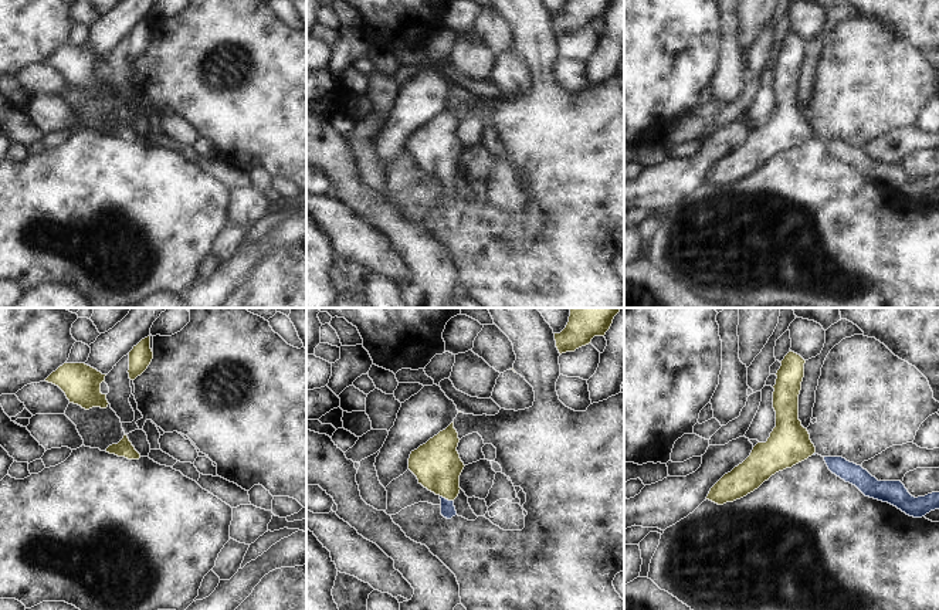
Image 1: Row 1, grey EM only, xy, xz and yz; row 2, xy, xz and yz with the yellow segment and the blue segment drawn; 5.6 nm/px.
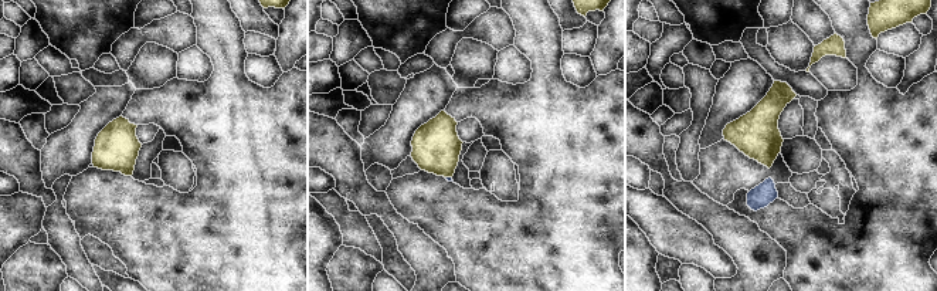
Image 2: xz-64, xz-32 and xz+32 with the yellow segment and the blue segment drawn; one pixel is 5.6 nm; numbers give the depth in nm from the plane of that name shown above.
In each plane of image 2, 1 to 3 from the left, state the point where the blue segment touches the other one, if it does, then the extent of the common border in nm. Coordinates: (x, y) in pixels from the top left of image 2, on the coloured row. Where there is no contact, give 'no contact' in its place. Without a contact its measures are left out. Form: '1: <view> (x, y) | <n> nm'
1: no contact
2: xz-32 (448, 176) | 40 nm
3: no contact

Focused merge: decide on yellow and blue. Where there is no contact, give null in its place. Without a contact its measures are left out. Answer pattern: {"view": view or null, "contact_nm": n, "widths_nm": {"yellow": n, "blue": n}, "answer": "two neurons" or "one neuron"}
{"view": "xz", "contact_nm": 90, "widths_nm": {"yellow": 280, "blue": 80}, "answer": "one neuron"}

